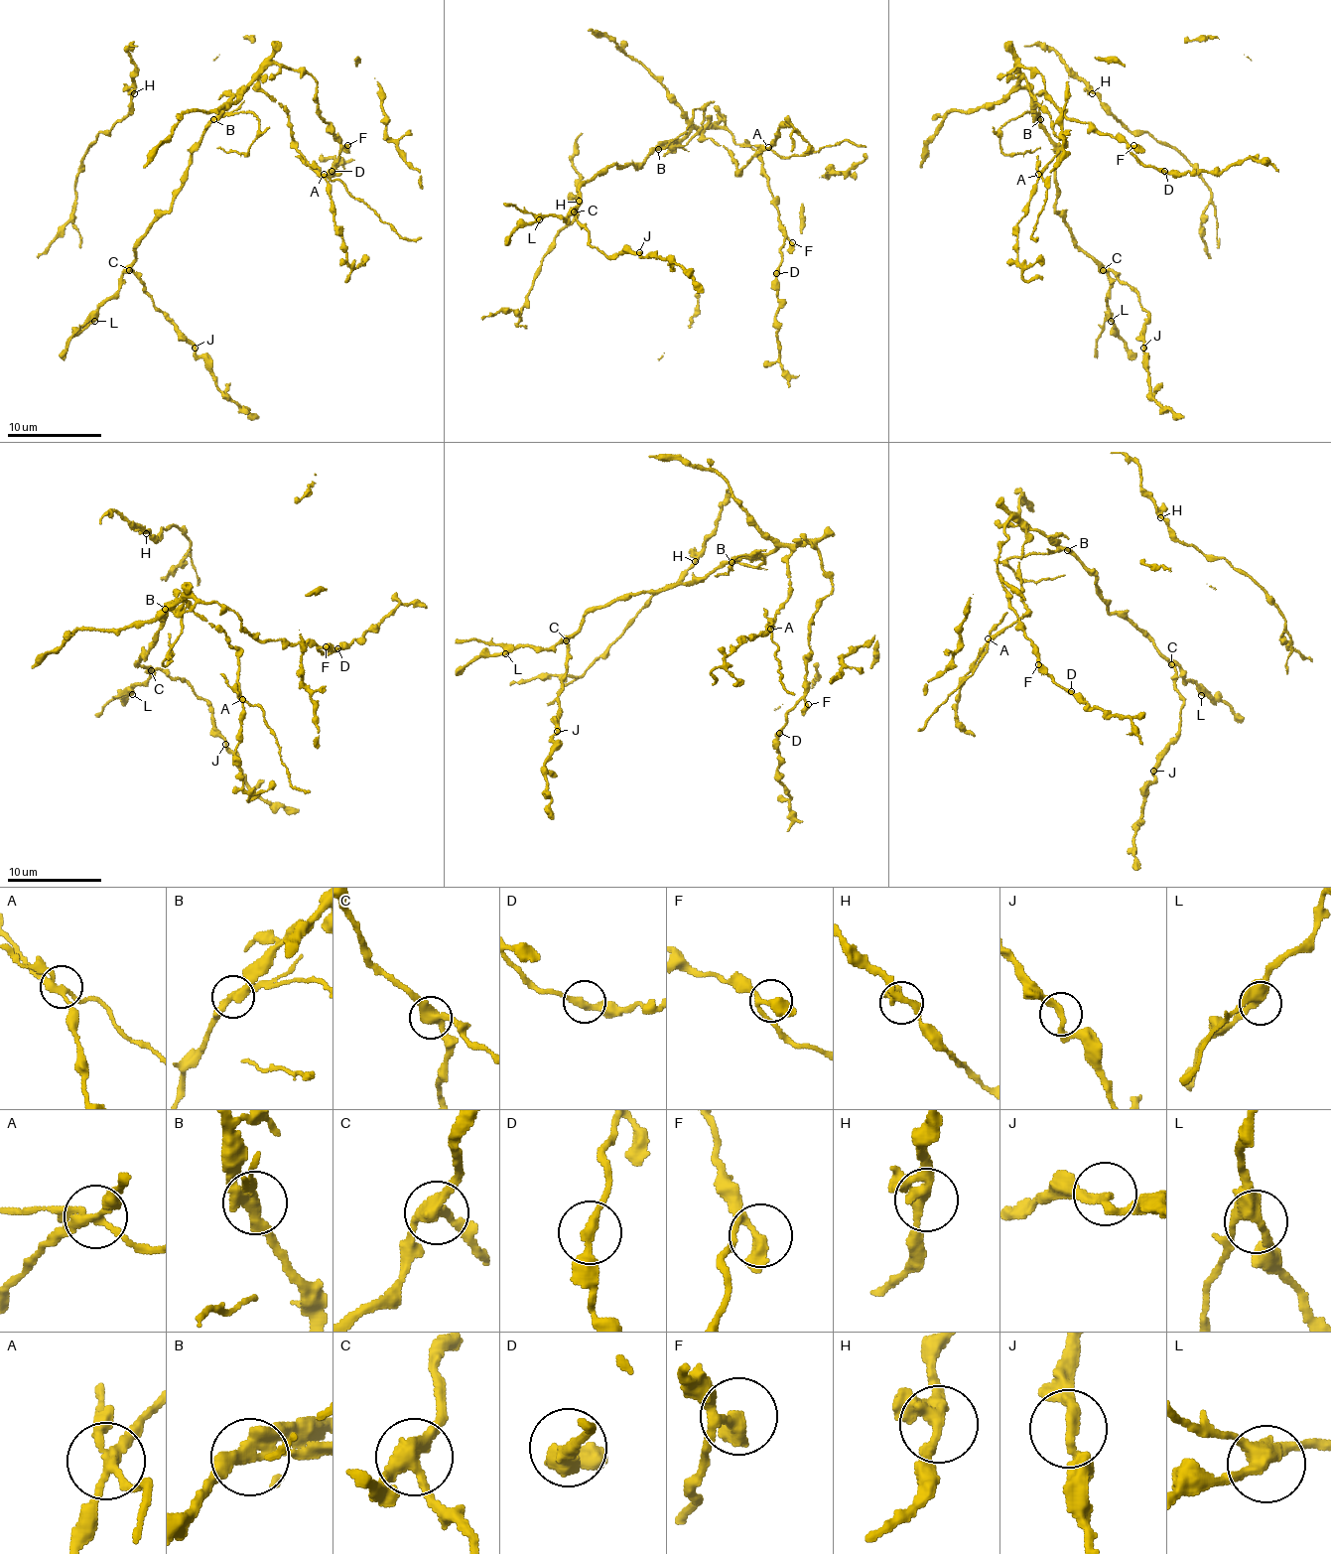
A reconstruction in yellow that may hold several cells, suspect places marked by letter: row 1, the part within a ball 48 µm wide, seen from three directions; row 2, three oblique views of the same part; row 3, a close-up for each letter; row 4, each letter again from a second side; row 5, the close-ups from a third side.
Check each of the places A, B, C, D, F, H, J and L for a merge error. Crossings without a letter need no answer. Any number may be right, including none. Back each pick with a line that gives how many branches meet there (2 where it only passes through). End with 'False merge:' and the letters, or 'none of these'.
A: branches 4
B: branches 3
False merge: A, B

